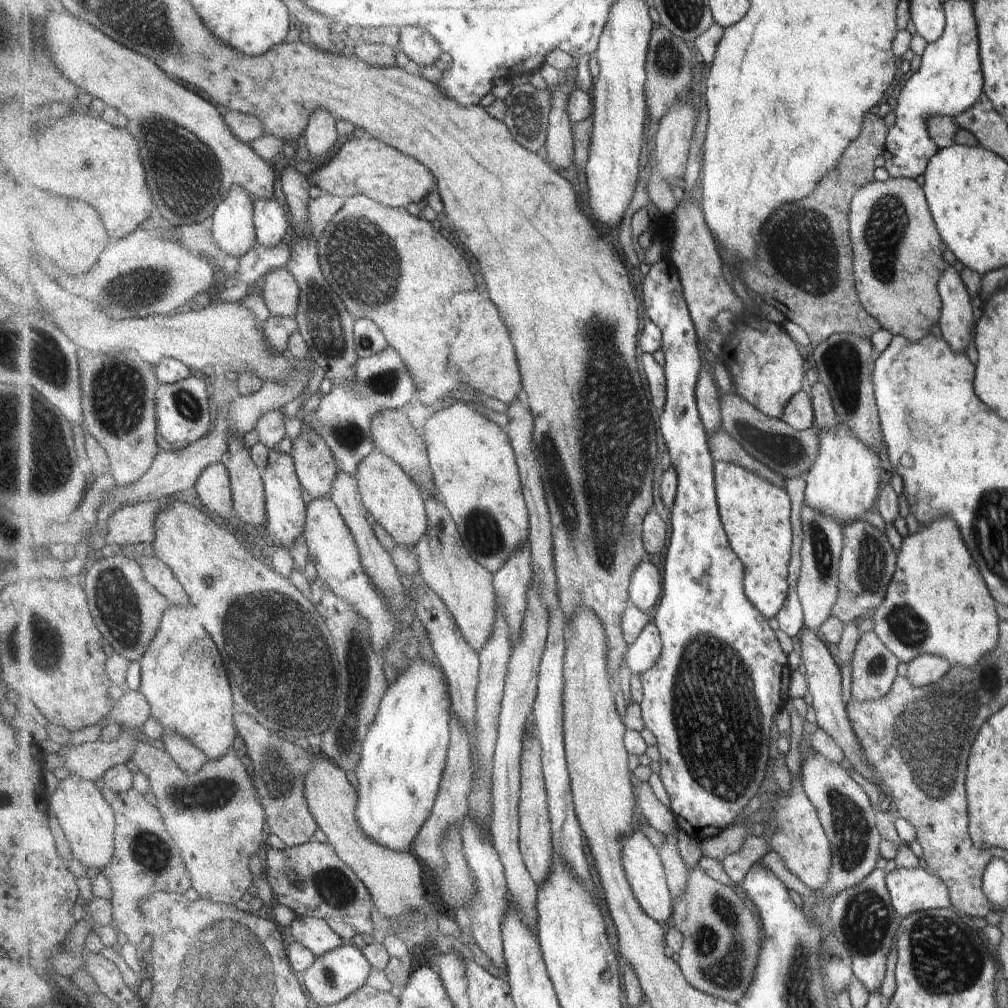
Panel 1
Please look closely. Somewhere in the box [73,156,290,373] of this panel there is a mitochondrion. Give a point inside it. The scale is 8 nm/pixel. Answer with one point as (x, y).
(137, 290)

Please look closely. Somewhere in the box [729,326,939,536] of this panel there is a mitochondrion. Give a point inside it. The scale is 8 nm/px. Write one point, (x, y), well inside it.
(842, 364)

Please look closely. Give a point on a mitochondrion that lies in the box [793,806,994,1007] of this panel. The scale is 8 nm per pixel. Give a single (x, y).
(946, 958)

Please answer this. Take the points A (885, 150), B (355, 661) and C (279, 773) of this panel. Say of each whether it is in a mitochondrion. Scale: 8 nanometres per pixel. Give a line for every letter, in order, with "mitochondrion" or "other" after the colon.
A: other
B: mitochondrion
C: mitochondrion

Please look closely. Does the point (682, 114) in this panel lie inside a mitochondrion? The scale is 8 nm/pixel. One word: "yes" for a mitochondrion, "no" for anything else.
no

